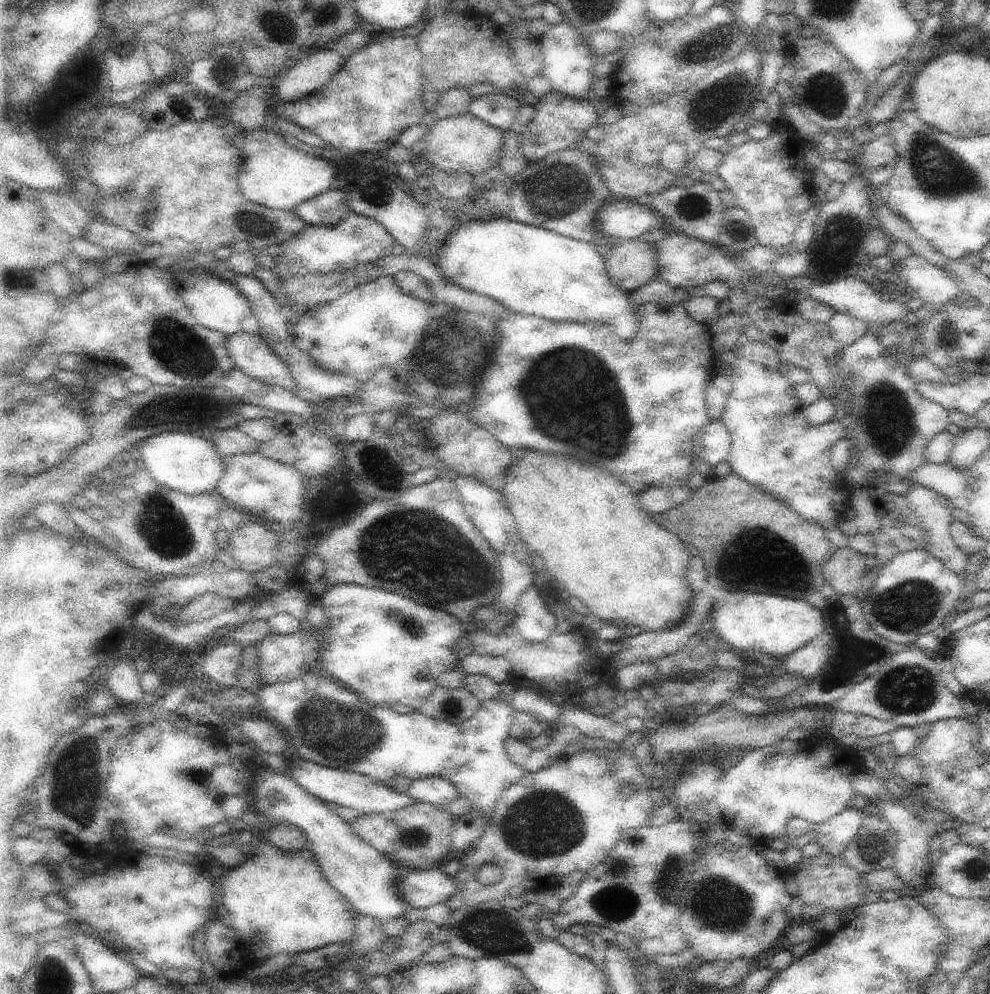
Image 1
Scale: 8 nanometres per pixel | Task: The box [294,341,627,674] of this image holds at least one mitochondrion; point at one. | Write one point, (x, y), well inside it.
(437, 550)

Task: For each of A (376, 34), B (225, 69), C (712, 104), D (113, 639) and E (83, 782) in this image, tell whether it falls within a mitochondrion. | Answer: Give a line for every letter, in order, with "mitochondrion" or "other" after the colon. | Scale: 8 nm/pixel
A: other
B: other
C: mitochondrion
D: other
E: mitochondrion

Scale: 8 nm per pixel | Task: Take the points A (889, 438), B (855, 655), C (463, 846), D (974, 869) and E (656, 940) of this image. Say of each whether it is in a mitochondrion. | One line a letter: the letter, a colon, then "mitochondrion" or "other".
A: mitochondrion
B: mitochondrion
C: other
D: mitochondrion
E: other

